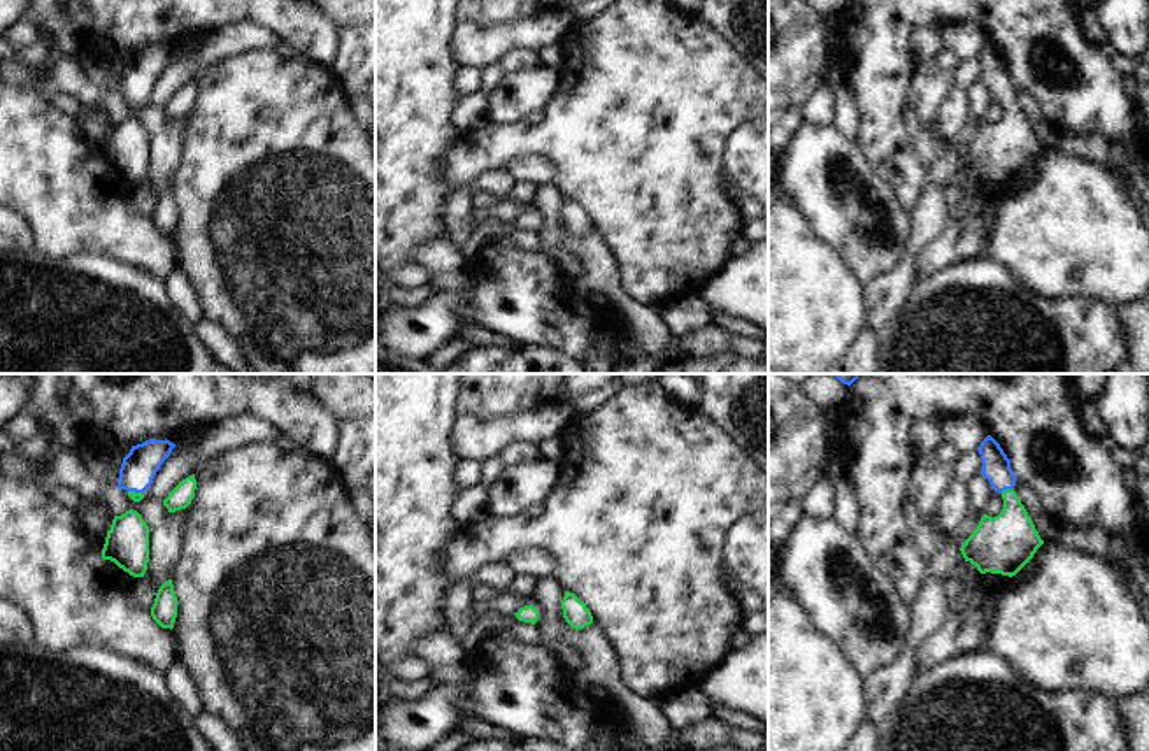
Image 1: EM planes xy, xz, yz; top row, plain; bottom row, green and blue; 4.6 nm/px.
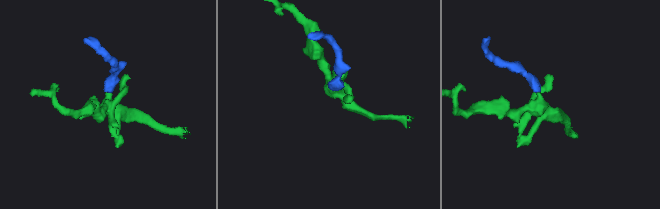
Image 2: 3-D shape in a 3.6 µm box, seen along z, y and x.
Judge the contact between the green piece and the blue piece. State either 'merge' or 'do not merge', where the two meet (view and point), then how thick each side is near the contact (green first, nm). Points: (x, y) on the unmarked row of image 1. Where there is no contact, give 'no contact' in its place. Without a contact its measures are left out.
merge | yz (1006, 97) | 280/130 nm

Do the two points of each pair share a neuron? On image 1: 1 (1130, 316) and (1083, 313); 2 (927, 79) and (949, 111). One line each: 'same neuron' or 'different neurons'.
1: different neurons
2: different neurons

